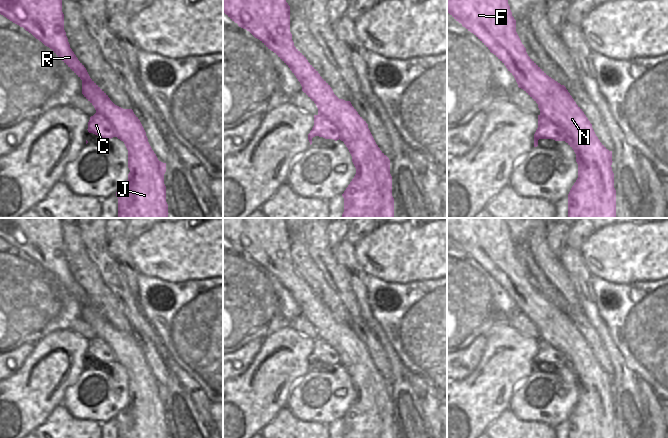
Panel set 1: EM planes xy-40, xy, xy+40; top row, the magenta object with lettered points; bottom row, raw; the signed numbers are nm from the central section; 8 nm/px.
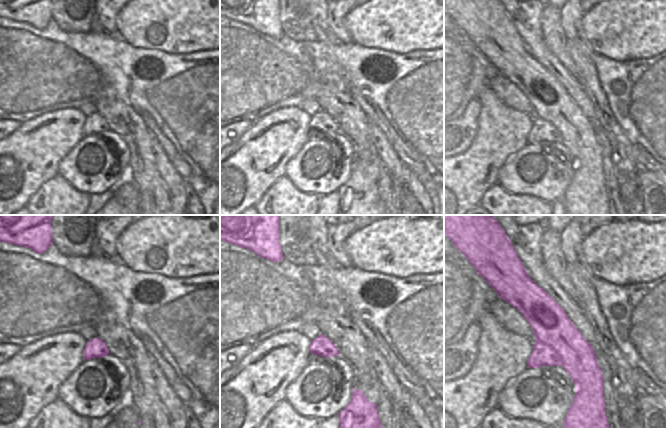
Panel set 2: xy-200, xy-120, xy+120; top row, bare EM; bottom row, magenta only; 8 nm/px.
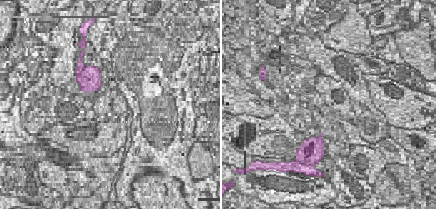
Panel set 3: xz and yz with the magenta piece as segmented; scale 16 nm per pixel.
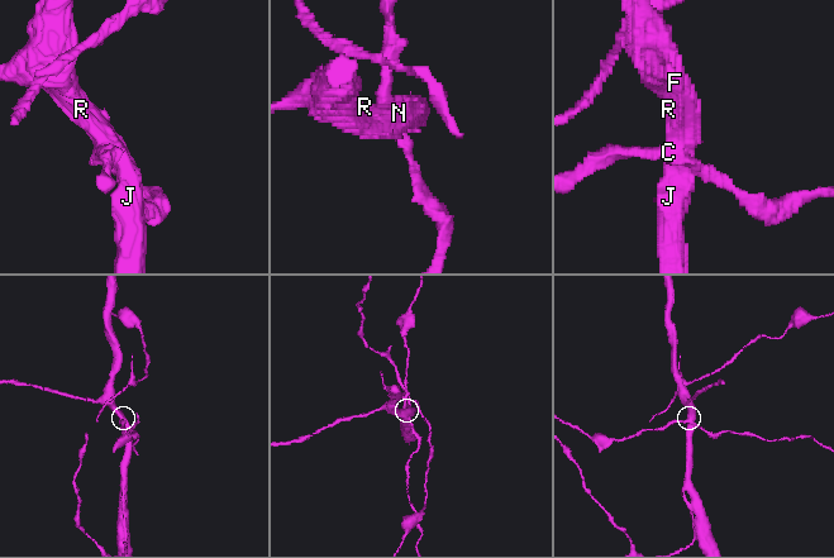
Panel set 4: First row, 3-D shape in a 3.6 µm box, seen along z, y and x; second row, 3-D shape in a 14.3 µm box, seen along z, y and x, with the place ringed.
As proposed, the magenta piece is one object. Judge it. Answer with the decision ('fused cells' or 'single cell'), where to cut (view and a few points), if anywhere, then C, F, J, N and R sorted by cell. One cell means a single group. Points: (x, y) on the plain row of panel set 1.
fused cells; cut in xy+40 along (540, 338), (551, 344), (563, 356), (564, 364); C / F J N R

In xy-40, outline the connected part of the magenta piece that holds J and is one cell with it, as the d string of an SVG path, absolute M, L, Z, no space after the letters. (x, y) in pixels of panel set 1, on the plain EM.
M0 218L0 238L23 251L36 263L49 271L81 304L82 318L94 330L96 337L105 341L113 350L116 361L128 374L128 404L118 413L118 438L169 438L166 426L164 398L166 387L158 384L146 356L132 333L115 329L108 319L90 302L68 266L64 254L62 218Z

